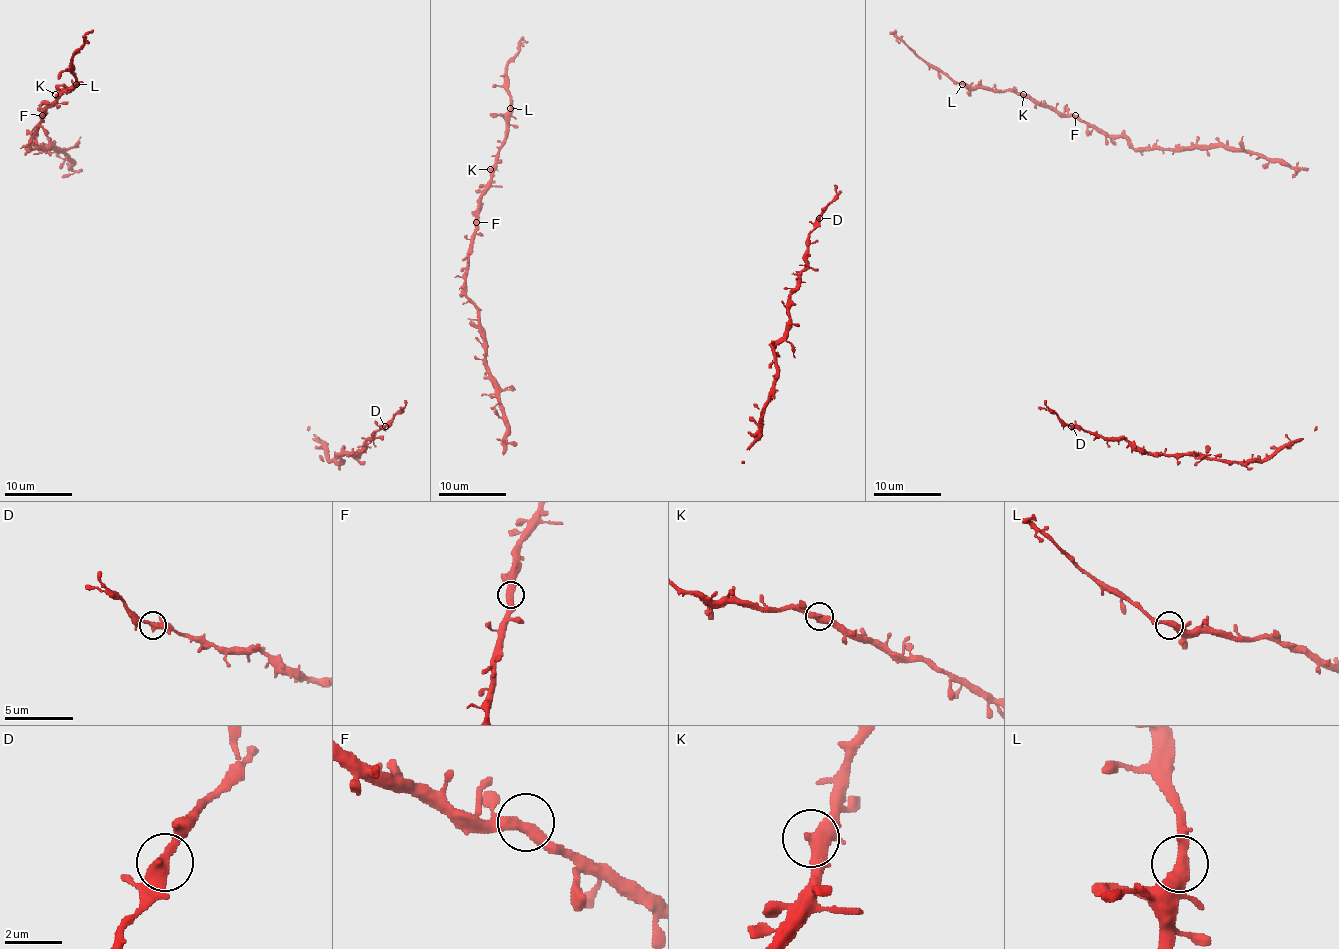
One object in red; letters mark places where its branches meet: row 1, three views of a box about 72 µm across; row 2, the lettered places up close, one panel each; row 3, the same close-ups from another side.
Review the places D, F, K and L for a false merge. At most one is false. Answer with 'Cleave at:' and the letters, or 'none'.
Cleave at: none

